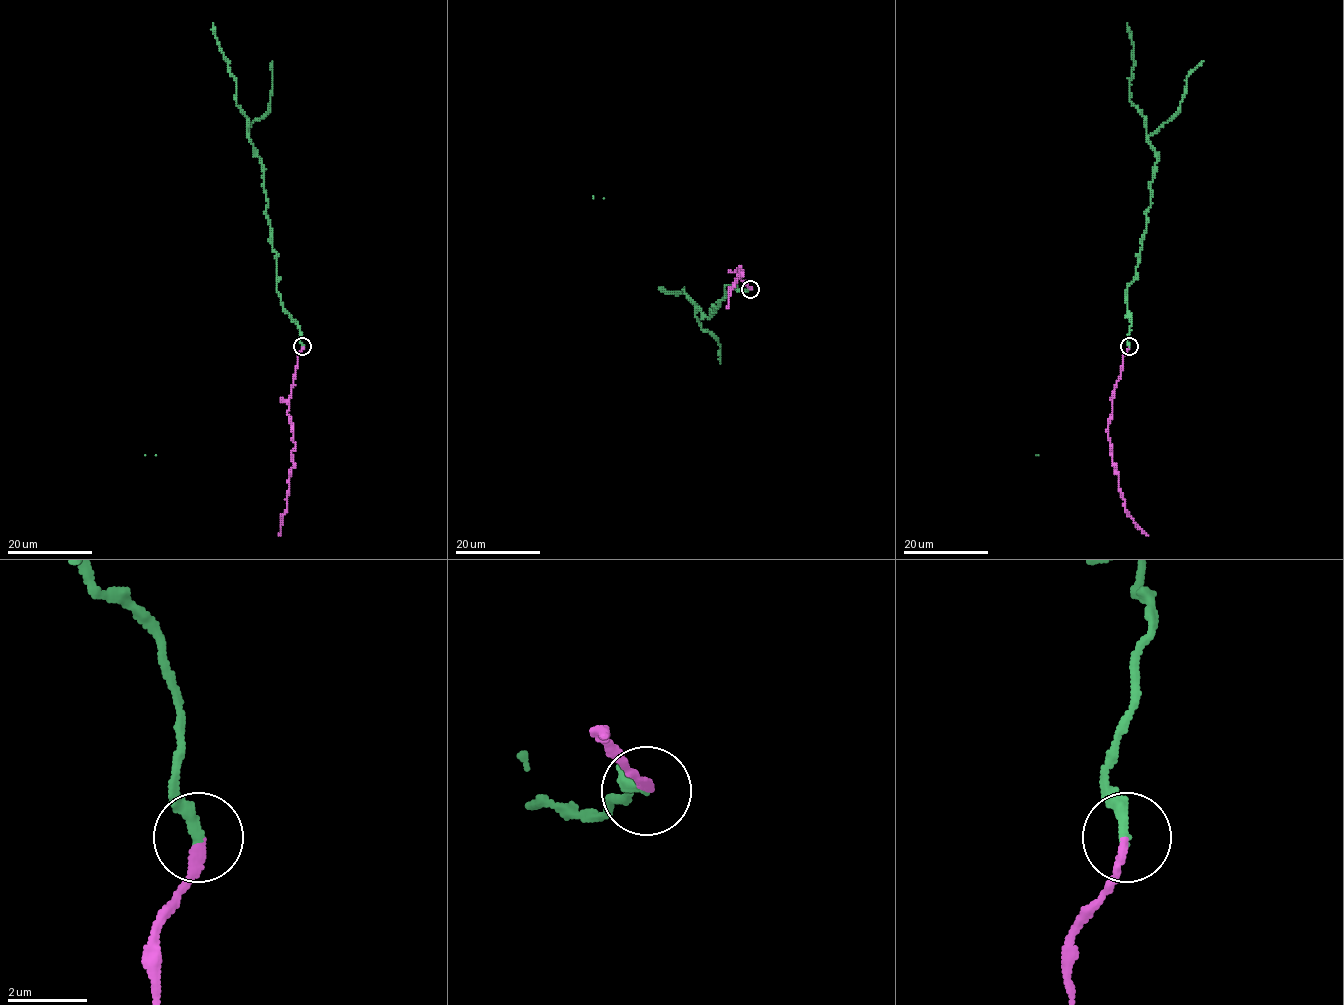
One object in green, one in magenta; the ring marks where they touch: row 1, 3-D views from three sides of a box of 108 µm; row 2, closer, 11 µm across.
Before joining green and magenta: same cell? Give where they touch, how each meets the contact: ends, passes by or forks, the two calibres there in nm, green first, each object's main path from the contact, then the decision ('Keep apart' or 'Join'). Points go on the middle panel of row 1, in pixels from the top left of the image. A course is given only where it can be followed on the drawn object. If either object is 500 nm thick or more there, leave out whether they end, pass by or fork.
Place: (750, 289). At the ring green ends. At the ring magenta ends. Thickness 300 nm (green) against 200 nm. Course of green: (750, 289), (725, 286), (724, 299), (708, 317), (683, 290), (676, 295), (660, 287). Course of magenta: (750, 289), (735, 273), (741, 267), (742, 275), (730, 290), (728, 308). Join

